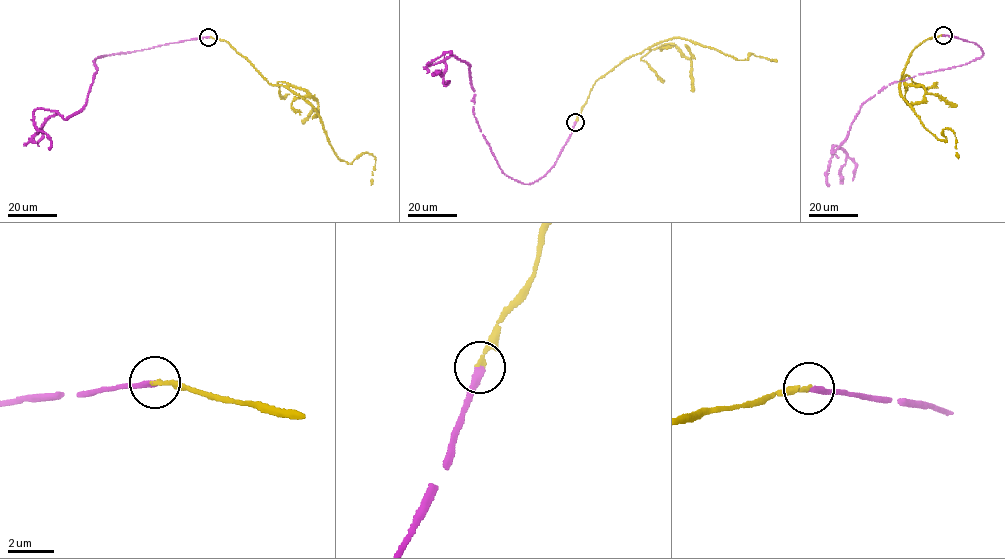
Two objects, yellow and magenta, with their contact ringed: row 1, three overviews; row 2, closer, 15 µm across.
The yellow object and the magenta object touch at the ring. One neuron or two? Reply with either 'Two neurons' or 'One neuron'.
One neuron

